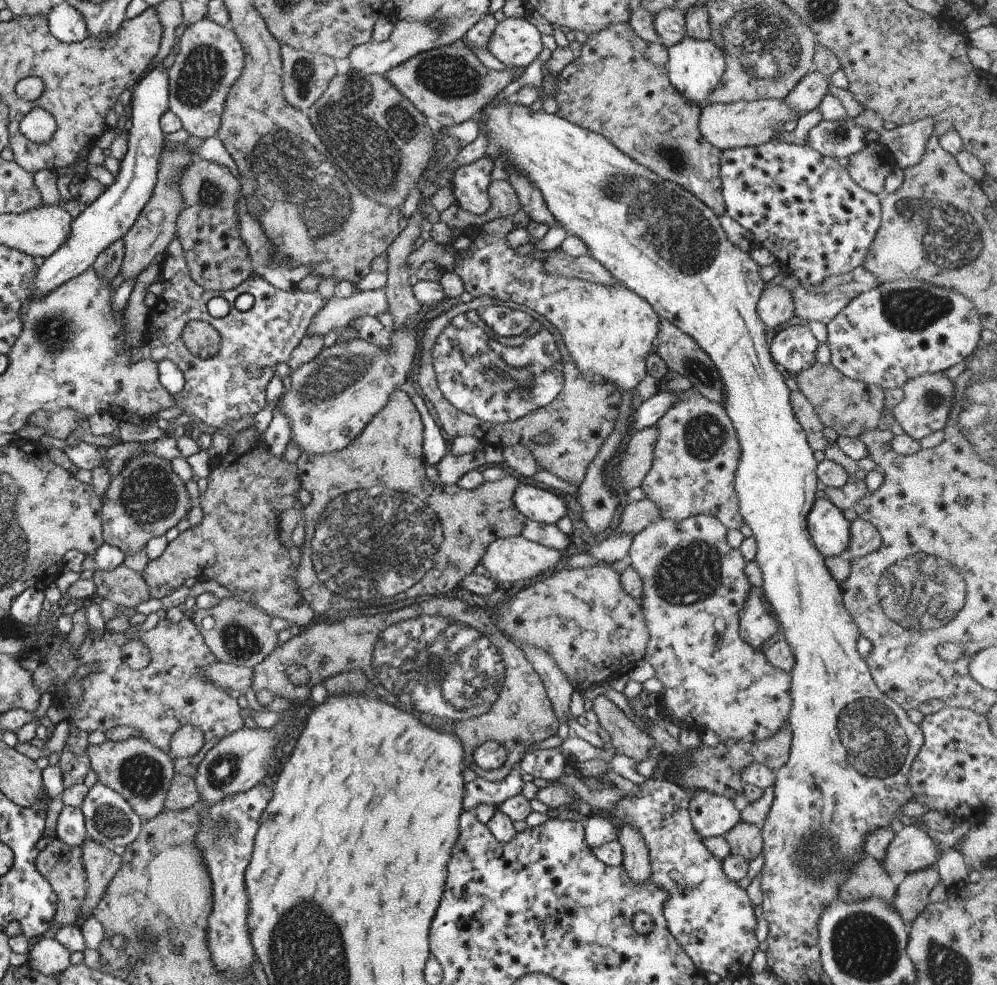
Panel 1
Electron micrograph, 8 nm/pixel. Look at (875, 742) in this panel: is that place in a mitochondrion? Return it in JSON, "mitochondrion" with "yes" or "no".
{"mitochondrion":"yes"}

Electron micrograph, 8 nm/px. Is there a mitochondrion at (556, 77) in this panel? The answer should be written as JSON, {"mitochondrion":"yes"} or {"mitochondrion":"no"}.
{"mitochondrion":"no"}

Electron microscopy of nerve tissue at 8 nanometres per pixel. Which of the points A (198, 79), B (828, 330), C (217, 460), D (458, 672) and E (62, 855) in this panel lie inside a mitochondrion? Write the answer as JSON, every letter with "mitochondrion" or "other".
{"A":"mitochondrion","B":"other","C":"other","D":"mitochondrion","E":"other"}

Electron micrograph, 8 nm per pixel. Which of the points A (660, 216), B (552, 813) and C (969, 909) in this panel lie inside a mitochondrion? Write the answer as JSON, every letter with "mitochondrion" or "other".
{"A":"mitochondrion","B":"other","C":"other"}

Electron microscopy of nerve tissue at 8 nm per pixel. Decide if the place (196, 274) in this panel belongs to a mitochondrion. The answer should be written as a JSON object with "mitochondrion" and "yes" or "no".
{"mitochondrion":"no"}

